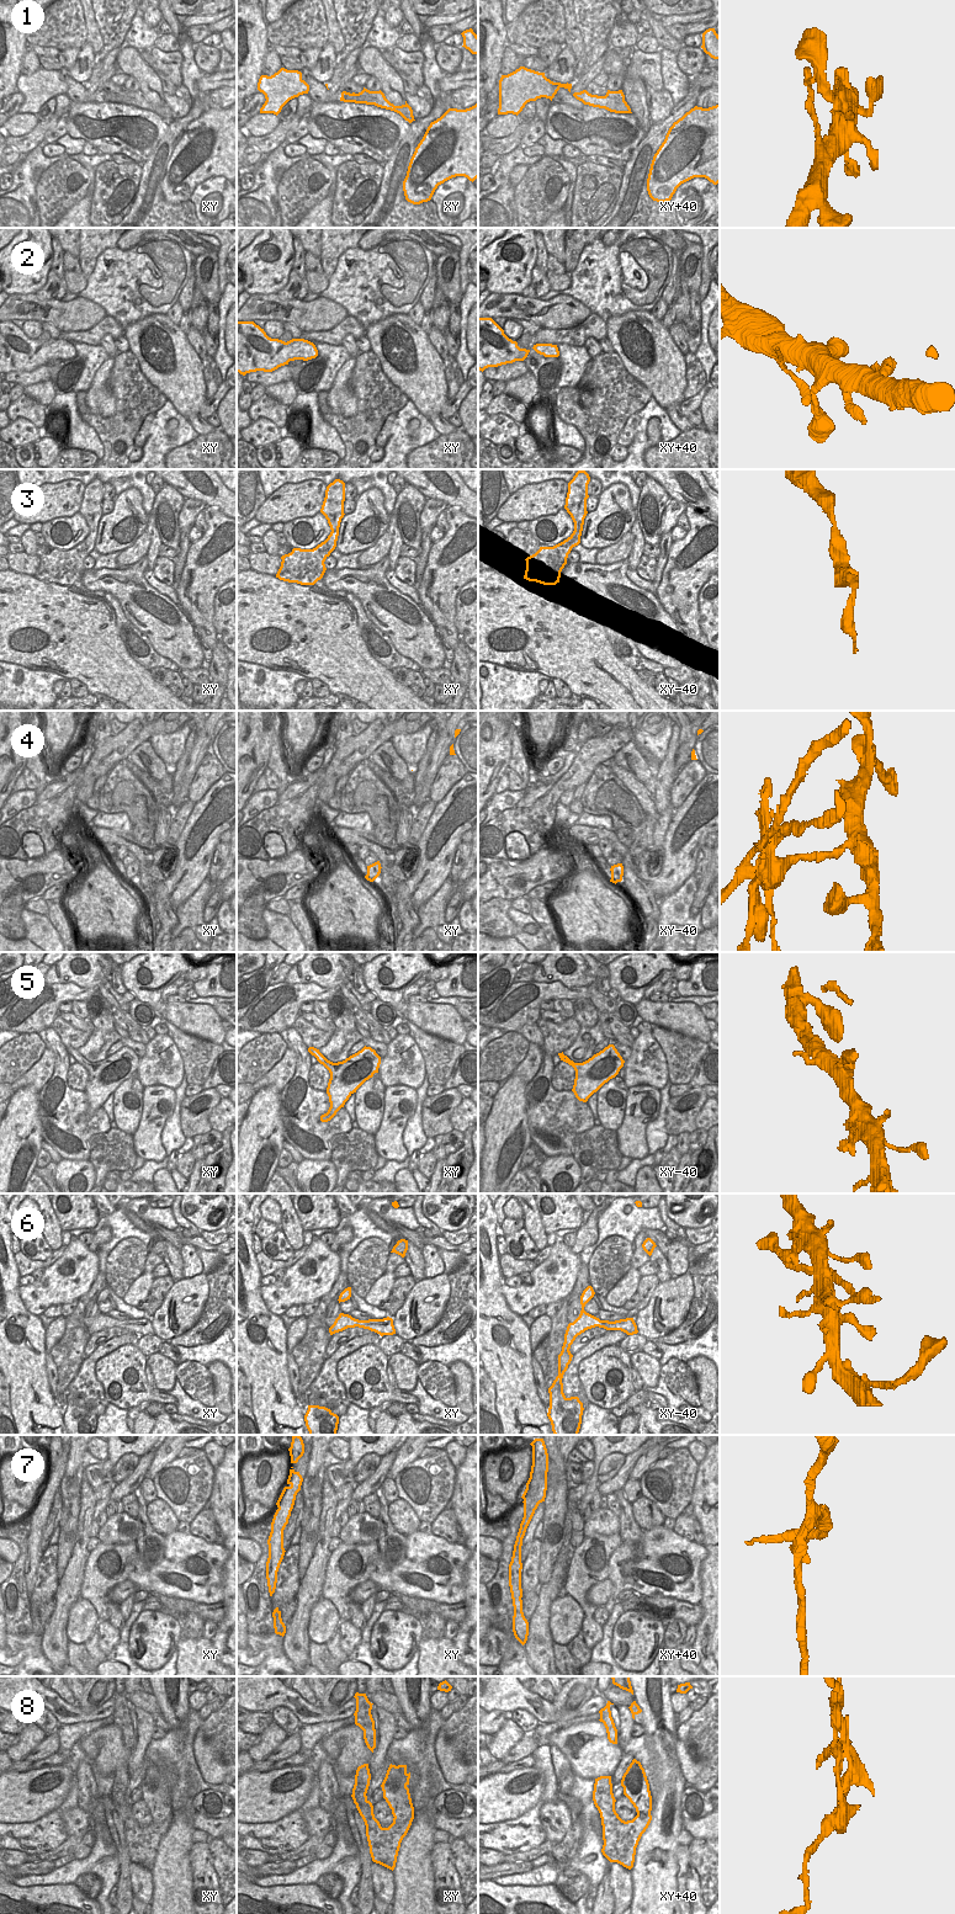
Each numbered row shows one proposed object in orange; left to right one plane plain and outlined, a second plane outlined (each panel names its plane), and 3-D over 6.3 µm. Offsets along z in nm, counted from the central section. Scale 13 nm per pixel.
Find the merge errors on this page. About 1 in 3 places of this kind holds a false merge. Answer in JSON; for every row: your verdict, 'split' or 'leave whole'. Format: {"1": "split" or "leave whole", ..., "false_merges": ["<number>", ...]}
{"1": "leave whole", "2": "leave whole", "3": "leave whole", "4": "split", "5": "leave whole", "6": "split", "7": "split", "8": "split", "false_merges": ["4", "6", "7", "8"]}

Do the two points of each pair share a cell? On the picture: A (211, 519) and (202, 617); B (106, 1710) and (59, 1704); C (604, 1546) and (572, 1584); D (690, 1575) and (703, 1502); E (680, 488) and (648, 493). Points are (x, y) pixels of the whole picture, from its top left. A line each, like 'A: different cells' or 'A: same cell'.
A: same cell
B: same cell
C: same cell
D: different cells
E: different cells

